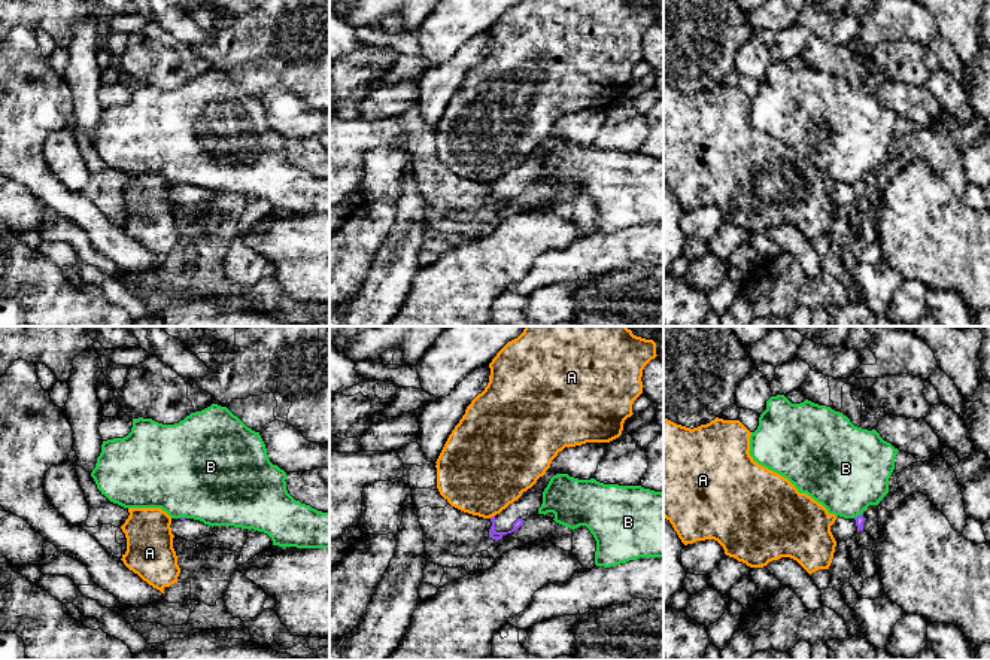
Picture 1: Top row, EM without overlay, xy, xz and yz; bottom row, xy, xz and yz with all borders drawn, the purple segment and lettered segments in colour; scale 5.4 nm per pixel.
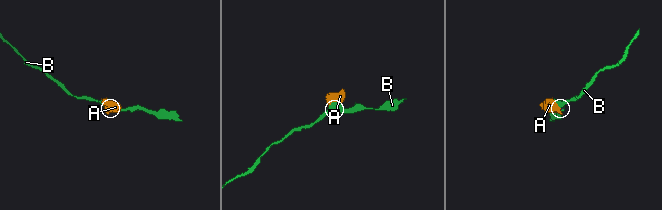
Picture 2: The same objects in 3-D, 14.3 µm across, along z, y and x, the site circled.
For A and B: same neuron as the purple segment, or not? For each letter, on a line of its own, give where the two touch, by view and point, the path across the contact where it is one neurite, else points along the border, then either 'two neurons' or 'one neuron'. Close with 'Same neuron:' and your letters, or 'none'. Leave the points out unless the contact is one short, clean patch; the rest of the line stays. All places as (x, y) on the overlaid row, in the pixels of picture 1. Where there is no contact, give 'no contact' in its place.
A: xz (491, 517) | along xz (494, 514), (489, 517) | two neurons
B: yz (858, 516) | along yz (862, 513), (853, 517) | two neurons
Same neuron: none

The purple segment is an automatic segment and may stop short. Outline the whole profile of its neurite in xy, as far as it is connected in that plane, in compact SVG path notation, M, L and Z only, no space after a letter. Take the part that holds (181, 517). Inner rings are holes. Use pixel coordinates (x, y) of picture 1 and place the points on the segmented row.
M186 517L171 518L170 527L171 533L176 538L183 538L186 541L203 539L213 533L212 526L204 524L200 520L186 518Z

